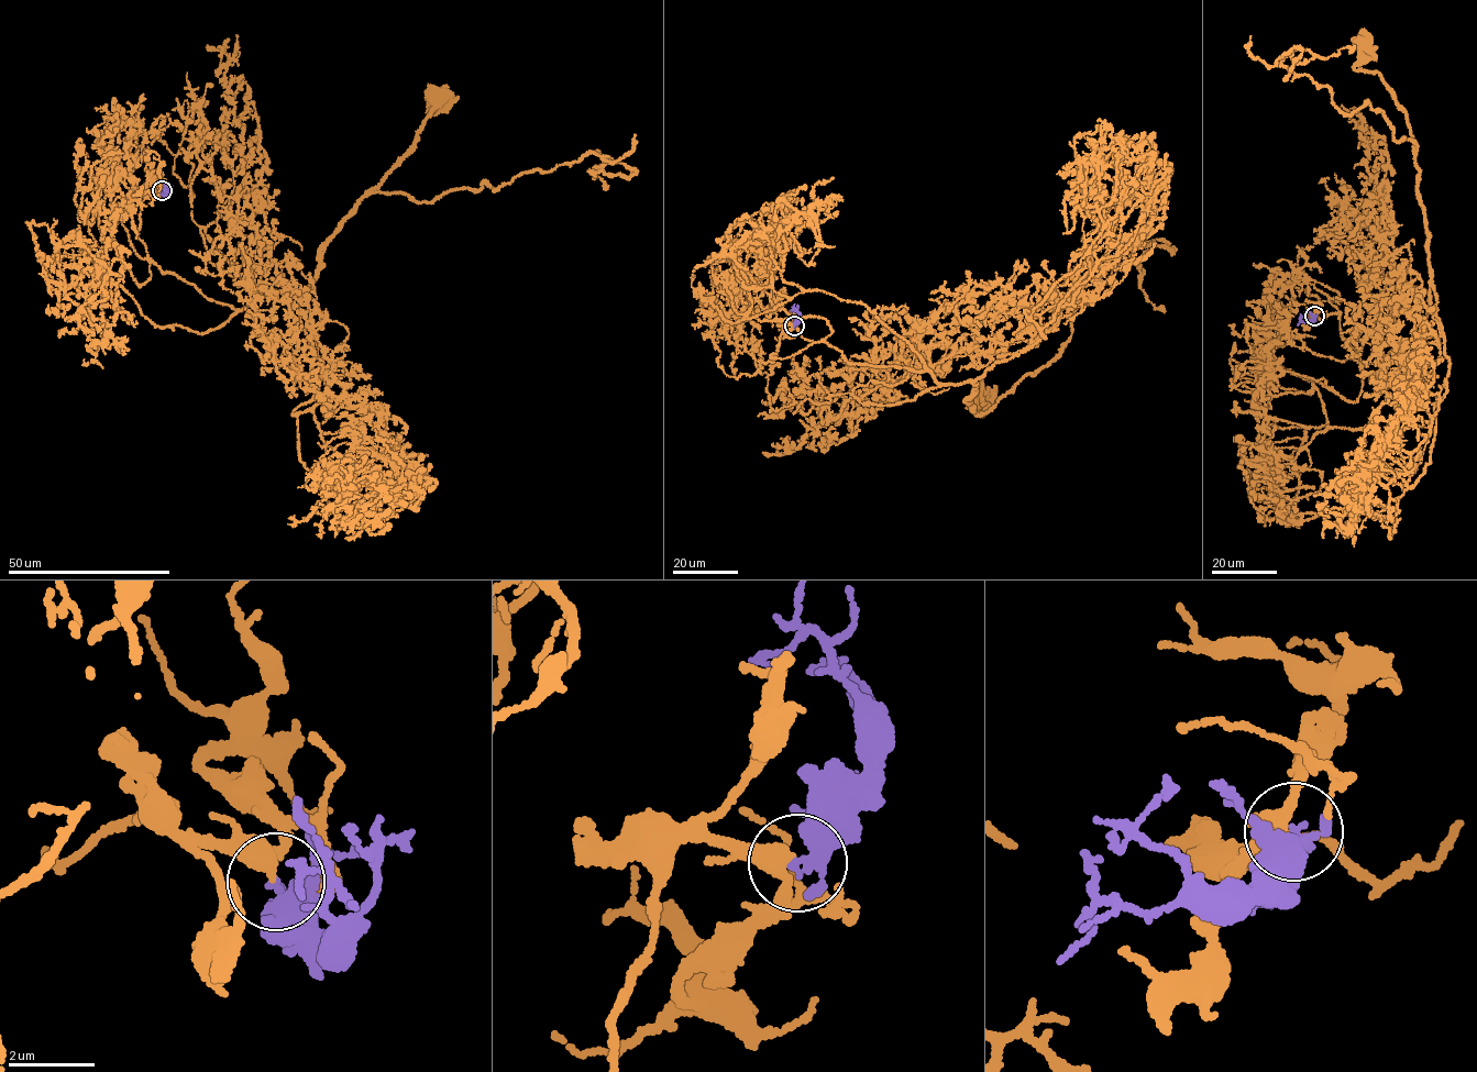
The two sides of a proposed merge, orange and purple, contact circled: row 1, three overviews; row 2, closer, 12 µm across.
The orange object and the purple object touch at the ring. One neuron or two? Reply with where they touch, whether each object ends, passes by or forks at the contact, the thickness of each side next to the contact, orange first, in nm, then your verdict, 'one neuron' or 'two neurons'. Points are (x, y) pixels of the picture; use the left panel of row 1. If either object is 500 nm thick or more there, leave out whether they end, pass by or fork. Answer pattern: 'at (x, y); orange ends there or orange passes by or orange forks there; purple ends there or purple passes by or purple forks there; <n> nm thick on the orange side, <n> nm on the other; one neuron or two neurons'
at (162, 190); orange passes by; purple passes by; 340 nm thick on the orange side, 280 nm on the other; one neuron

